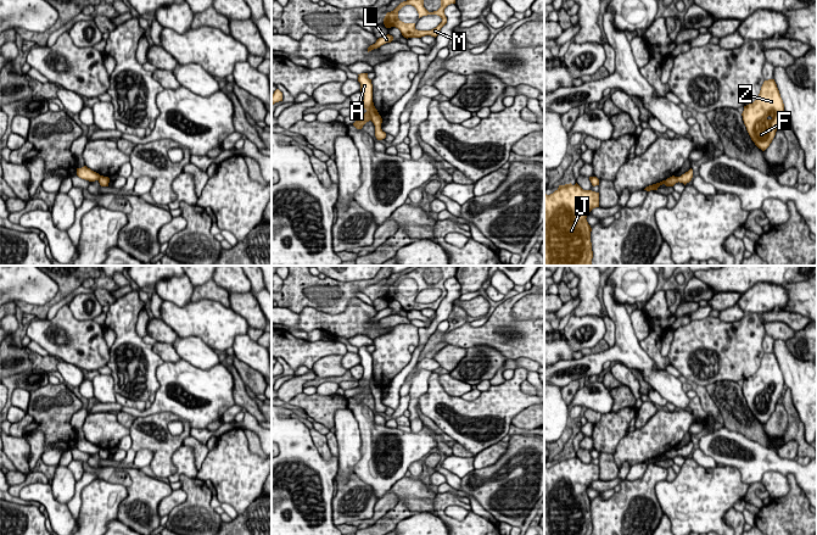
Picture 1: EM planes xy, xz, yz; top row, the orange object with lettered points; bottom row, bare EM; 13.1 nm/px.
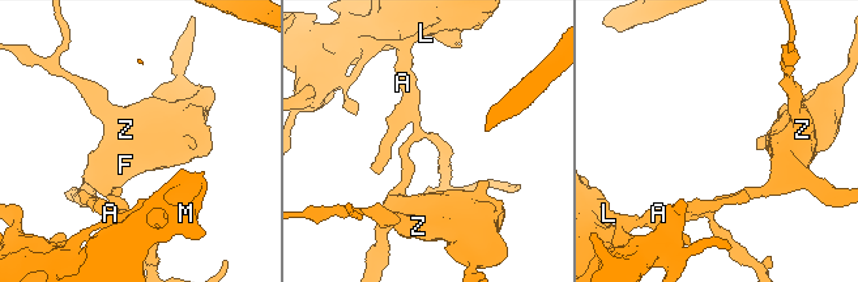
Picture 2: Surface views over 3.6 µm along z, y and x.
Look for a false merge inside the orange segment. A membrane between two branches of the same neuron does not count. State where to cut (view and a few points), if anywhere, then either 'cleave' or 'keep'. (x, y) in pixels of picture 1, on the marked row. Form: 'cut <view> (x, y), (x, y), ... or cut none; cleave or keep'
cut xz (381, 122), (374, 124); cleave

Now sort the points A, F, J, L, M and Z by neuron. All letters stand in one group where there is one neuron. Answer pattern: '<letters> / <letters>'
A J L M / F Z

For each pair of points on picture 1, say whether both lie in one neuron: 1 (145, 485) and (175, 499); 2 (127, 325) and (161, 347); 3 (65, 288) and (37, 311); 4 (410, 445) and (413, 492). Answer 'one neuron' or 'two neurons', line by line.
1: two neurons
2: two neurons
3: one neuron
4: two neurons

